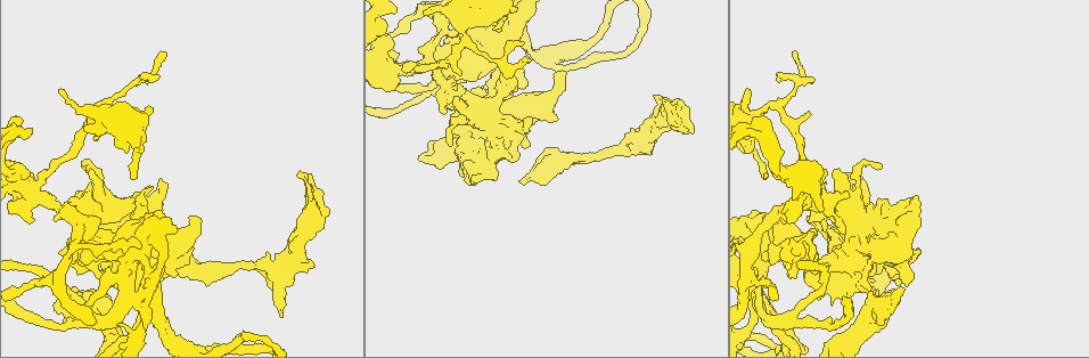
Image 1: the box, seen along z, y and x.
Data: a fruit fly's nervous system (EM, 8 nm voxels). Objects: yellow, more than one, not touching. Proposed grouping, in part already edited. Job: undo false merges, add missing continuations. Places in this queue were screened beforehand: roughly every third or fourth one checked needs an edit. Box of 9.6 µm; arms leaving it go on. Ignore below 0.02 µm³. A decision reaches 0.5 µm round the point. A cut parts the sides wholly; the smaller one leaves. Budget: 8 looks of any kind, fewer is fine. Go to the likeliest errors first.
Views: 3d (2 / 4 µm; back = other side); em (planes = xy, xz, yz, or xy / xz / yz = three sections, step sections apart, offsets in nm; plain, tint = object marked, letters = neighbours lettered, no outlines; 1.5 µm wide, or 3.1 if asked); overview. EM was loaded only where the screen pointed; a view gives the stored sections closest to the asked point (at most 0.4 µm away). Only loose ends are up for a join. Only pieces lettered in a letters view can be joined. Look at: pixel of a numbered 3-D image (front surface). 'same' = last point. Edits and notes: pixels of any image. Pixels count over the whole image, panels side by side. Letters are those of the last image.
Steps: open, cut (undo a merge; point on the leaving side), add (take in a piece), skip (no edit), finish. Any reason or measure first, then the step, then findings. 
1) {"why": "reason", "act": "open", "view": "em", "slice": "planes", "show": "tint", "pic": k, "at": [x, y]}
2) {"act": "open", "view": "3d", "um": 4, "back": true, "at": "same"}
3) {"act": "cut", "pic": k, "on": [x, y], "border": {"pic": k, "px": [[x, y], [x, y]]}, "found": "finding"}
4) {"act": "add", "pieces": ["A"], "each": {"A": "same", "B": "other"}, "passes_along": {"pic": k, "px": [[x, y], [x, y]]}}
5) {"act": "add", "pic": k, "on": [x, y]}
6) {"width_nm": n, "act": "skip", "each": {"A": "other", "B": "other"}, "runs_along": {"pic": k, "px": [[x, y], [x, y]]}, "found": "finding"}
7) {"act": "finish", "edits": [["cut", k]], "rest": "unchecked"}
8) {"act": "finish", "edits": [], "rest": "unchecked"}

{"why": "sudden change in width", "act": "open", "view": "3d", "um": 4, "pic": 1, "at": [437, 158]}

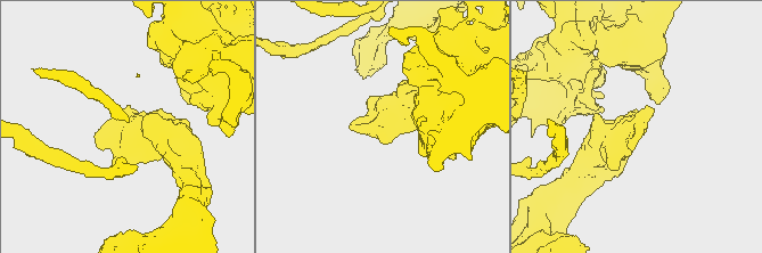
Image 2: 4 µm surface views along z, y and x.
{"act": "open", "view": "em", "slice": "planes", "show": "letters", "pic": 2, "at": [378, 123]}

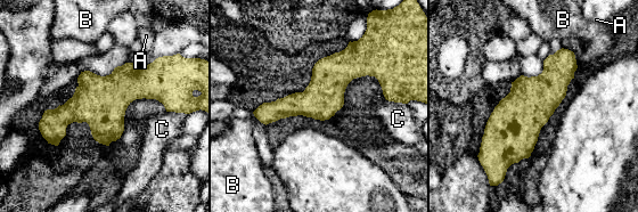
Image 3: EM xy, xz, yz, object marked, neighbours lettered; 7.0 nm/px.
{"act": "skip", "each": {"A": "other", "B": "other", "C": "other"}, "border": {"pic": 3, "px": [[562, 47], [573, 52], [578, 67]]}, "found": "one neuron here"}

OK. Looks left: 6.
{"act": "open", "view": "em", "slice": "planes", "show": "tint", "pic": 1, "at": [635, 146]}

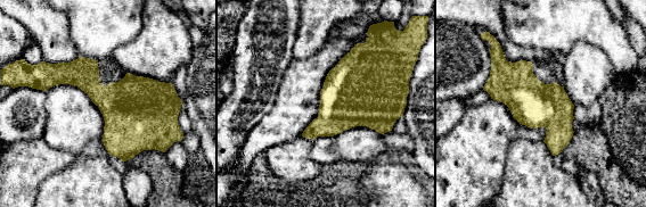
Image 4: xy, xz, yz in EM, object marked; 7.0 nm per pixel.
{"why": "see the neighbours", "act": "open", "view": "em", "slice": "planes", "show": "letters", "at": "same"}

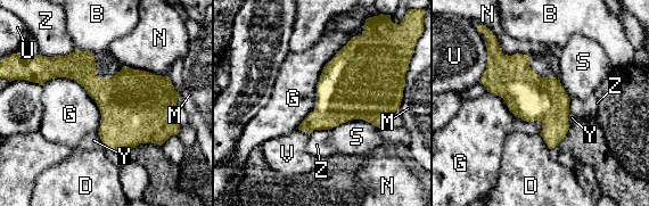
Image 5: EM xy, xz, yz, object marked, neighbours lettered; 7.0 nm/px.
{"act": "skip", "each": {"B": "other", "D": "other", "G": "other", "M": "other", "N": "other", "S": "other", "U": "other", "V": "other", "Y": "other", "Z": "other"}, "border": {"pic": 5, "px": [[353, 35], [323, 67], [297, 129]]}, "found": "all the same neuron"}

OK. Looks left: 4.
{"why": "a narrow waist", "act": "open", "view": "em", "slice": "planes", "show": "letters", "pic": 1, "at": [778, 105]}

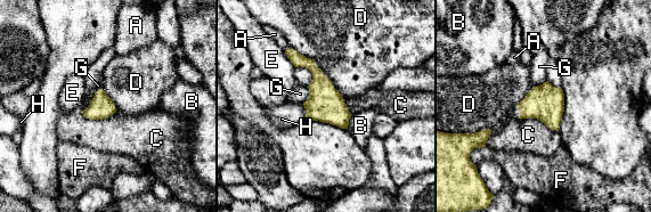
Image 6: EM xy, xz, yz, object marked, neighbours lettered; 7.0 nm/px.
{"act": "skip", "each": {"A": "other", "B": "other", "C": "other", "D": "other", "E": "other", "F": "other", "G": "other", "H": "other"}, "border": {"pic": 6, "px": [[307, 87], [308, 98], [302, 104]]}, "found": "all the same neuron"}

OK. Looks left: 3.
{"act": "finish", "edits": [], "rest": "unchecked"}

